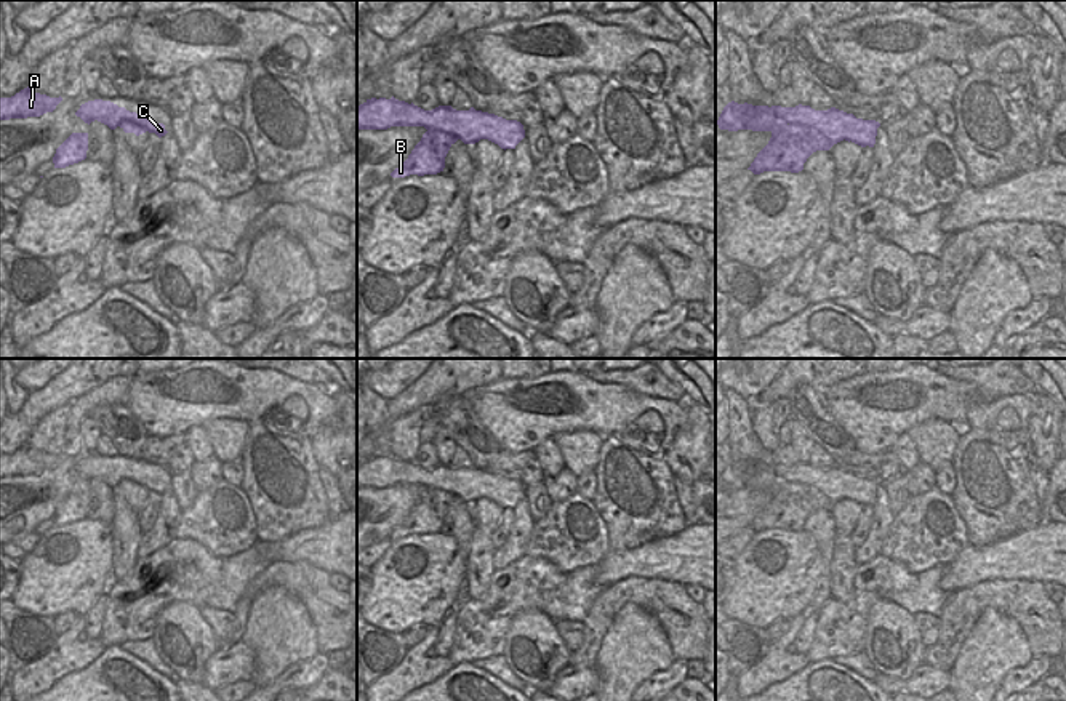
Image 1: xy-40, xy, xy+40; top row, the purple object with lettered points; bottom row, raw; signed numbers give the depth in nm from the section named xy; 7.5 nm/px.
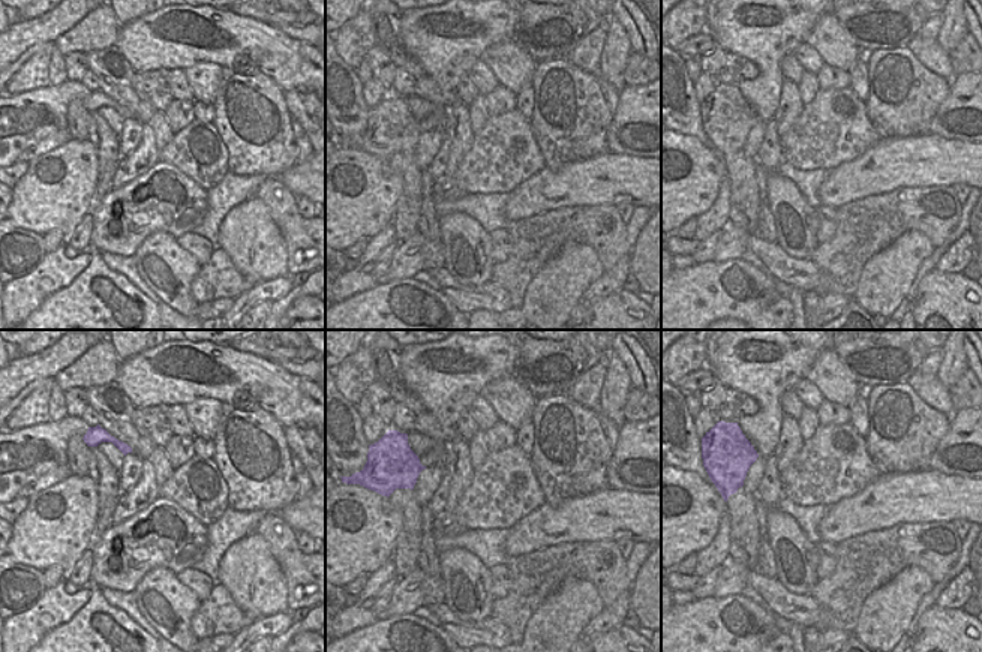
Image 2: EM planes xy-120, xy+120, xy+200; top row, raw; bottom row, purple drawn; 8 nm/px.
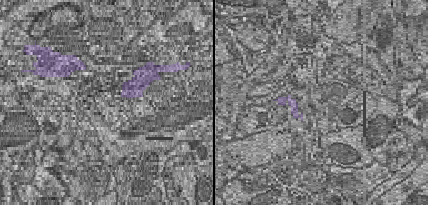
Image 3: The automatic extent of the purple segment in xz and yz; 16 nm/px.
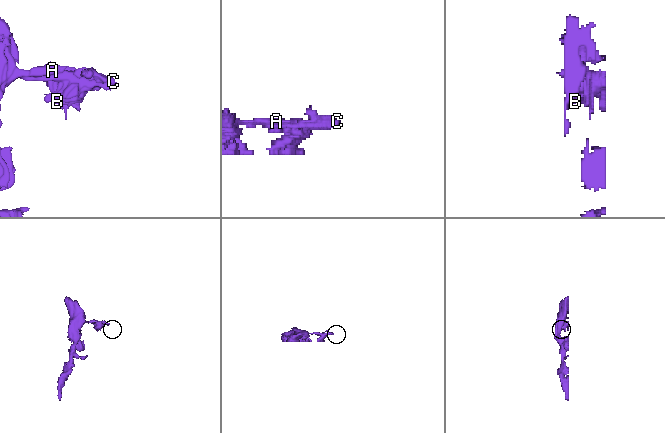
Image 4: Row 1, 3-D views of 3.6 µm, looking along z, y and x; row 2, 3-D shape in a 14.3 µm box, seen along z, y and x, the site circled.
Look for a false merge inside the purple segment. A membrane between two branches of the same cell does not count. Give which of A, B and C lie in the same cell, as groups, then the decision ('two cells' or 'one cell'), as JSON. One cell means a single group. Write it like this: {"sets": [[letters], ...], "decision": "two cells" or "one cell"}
{"sets": [["A", "C"], ["B"]], "decision": "two cells"}

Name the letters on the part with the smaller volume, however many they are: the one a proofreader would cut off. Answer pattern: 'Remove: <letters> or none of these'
Remove: B

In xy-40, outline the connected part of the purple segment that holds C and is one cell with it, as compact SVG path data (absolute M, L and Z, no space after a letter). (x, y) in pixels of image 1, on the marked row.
M102 99L82 104L75 115L88 125L98 120L107 125L110 130L120 126L125 133L134 133L136 136L149 131L162 138L168 133L163 123L155 123L136 112L130 112L125 107L118 107L114 102Z

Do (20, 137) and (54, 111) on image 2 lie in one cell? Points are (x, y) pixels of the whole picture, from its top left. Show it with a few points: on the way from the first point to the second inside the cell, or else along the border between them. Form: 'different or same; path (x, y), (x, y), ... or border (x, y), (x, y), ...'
same; path (24, 126), (44, 107)

